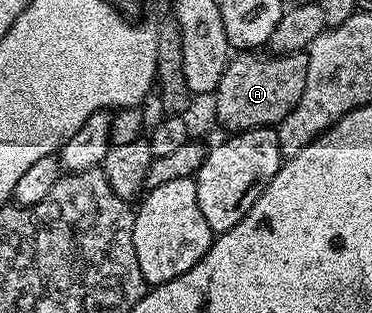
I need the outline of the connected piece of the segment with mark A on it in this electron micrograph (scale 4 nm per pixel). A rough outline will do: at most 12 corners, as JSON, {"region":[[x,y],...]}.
{"region":[[305,52],[235,53],[214,89],[227,131],[277,127],[308,84]]}

